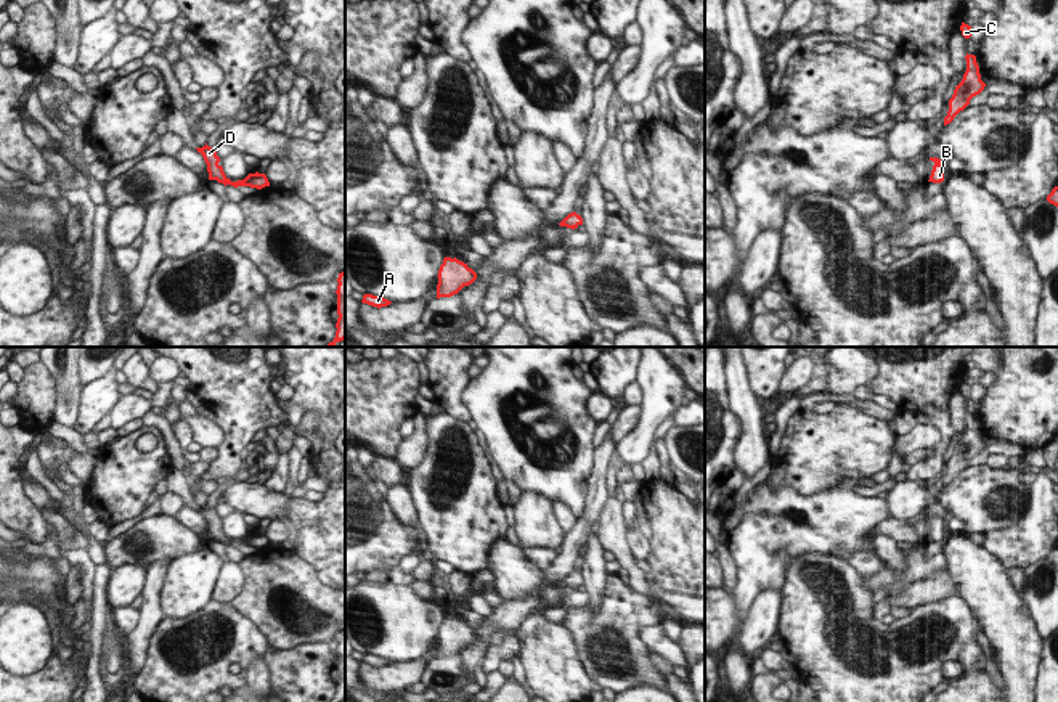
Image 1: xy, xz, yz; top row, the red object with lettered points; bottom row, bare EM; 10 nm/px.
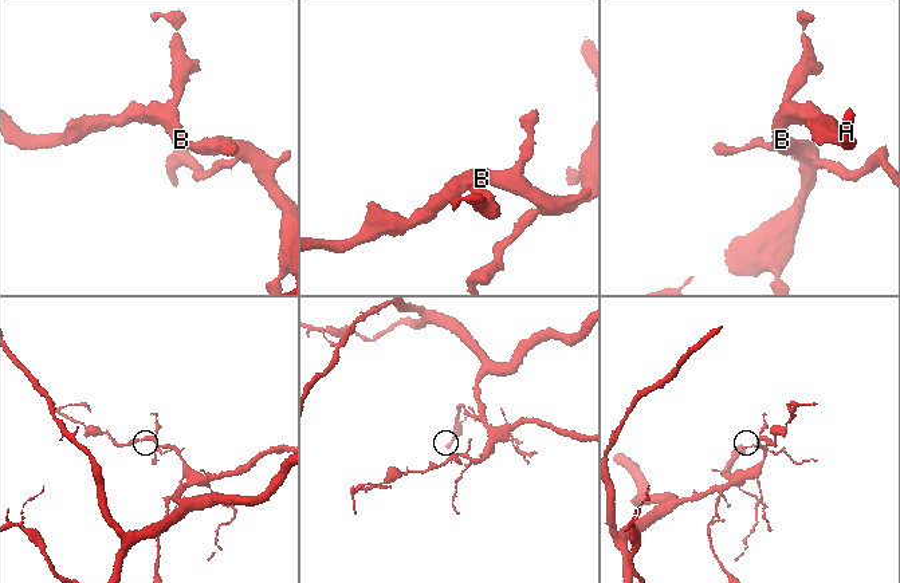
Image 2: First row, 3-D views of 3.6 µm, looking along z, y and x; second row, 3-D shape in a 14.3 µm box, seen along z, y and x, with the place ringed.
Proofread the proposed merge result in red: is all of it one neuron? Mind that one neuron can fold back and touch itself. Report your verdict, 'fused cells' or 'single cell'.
single cell

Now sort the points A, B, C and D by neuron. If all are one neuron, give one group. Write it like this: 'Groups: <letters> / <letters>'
Groups: A B C D.

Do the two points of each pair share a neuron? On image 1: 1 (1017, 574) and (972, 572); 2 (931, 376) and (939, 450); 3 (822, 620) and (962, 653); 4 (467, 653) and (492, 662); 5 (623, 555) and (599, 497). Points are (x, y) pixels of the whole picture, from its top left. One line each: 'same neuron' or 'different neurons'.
1: different neurons
2: same neuron
3: same neuron
4: different neurons
5: different neurons

